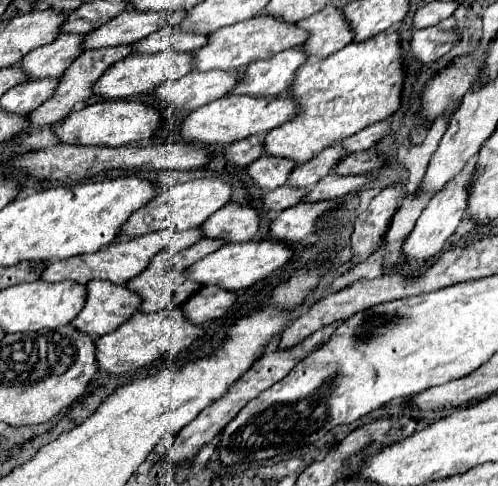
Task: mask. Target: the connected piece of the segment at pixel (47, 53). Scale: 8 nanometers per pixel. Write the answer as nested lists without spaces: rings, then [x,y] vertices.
[[[60,33],[52,43],[24,55],[20,69],[26,73],[26,81],[46,77],[58,79],[66,71],[68,63],[72,63],[72,59],[80,53],[80,35]]]

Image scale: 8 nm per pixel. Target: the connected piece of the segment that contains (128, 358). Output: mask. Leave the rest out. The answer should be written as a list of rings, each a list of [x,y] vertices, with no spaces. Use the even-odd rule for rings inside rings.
[[[168,307],[158,313],[134,313],[128,321],[124,321],[116,331],[102,335],[96,339],[96,365],[104,373],[126,373],[140,369],[164,353],[178,355],[186,347],[190,347],[204,331],[192,325],[180,307]]]

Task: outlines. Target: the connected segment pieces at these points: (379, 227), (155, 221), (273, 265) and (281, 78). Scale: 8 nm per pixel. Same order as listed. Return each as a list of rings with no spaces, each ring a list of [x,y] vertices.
[[[396,183],[392,187],[382,189],[368,205],[366,211],[362,211],[354,223],[354,233],[350,241],[350,267],[352,271],[356,265],[366,261],[380,245],[384,233],[388,231],[388,225],[392,221],[392,215],[398,209],[398,197],[400,197],[402,183]]]
[[[194,179],[186,183],[178,183],[174,187],[168,187],[166,191],[158,193],[150,203],[140,207],[126,219],[126,223],[120,227],[122,237],[140,237],[152,231],[162,231],[162,229],[174,229],[174,231],[186,231],[192,227],[202,225],[214,211],[224,207],[230,201],[230,185],[220,181],[220,179]]]
[[[248,241],[248,243],[228,243],[222,245],[218,251],[206,255],[204,259],[196,261],[192,267],[188,267],[184,271],[184,277],[188,277],[190,281],[208,287],[208,285],[218,285],[224,287],[228,291],[236,291],[236,289],[246,289],[250,285],[254,285],[256,281],[268,277],[274,269],[282,267],[288,259],[290,259],[290,249],[286,249],[282,243],[278,241]]]
[[[286,49],[272,59],[252,61],[236,81],[232,95],[252,97],[276,97],[284,93],[294,79],[296,69],[306,61],[306,55],[298,49]]]

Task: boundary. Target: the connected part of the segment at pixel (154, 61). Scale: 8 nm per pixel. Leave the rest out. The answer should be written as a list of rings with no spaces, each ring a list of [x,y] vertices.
[[[164,51],[160,55],[128,55],[126,59],[110,65],[100,79],[92,85],[92,95],[102,99],[128,99],[134,95],[150,93],[158,83],[168,79],[180,79],[192,71],[190,53],[172,53]]]

